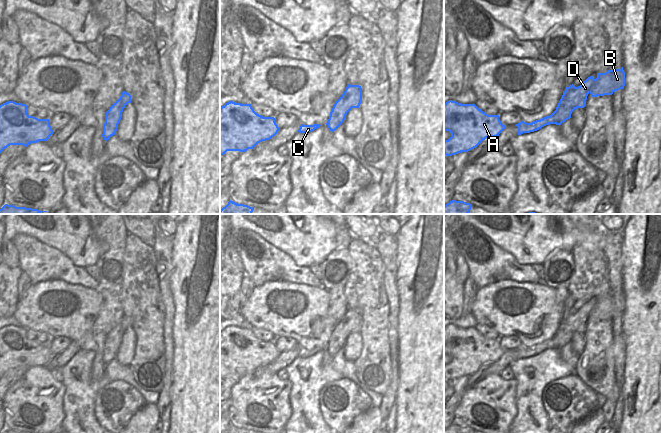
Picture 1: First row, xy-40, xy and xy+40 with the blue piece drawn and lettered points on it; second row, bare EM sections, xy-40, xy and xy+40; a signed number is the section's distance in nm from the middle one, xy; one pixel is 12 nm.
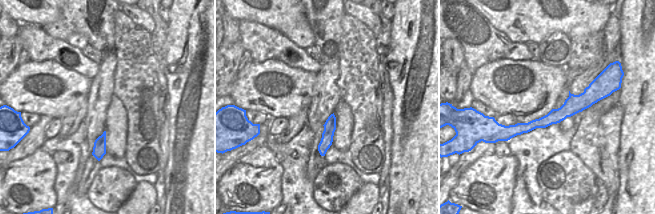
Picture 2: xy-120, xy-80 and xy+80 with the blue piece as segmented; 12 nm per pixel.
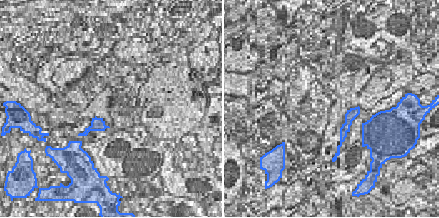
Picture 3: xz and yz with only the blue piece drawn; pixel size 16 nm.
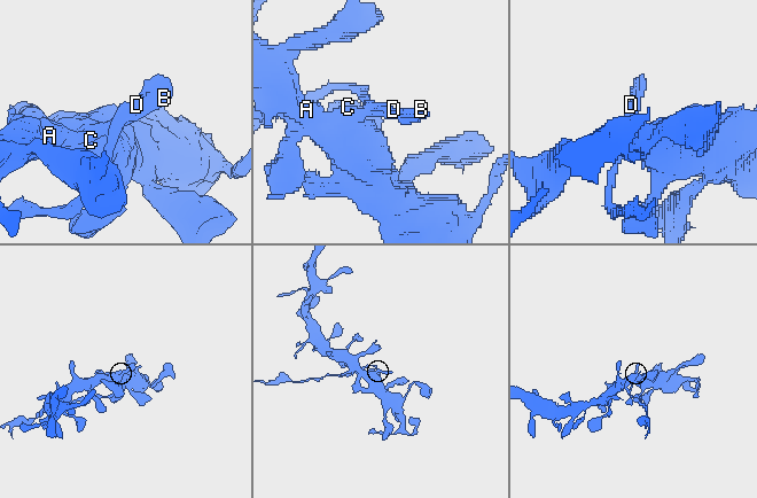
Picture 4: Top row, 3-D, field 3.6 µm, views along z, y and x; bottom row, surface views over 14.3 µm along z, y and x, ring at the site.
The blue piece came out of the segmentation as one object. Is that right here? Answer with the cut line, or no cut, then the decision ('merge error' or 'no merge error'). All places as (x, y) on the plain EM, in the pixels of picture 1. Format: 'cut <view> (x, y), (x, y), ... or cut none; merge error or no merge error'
cut xy+40 (552, 337), (555, 347); merge error

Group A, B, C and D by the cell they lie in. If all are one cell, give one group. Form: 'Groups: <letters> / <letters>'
Groups: A C / B D

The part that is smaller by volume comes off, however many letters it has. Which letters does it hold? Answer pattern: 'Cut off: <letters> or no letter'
Cut off: B, D

